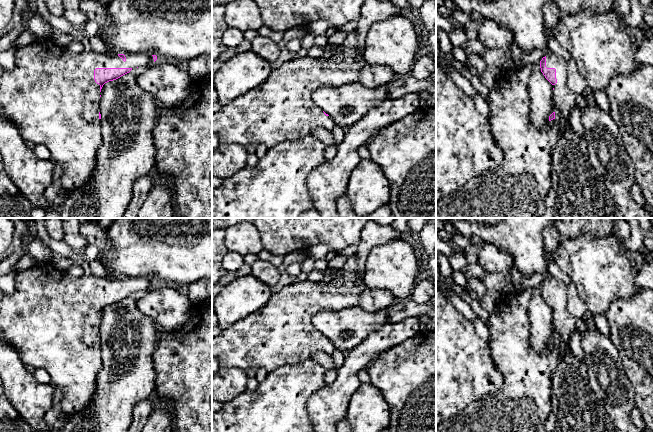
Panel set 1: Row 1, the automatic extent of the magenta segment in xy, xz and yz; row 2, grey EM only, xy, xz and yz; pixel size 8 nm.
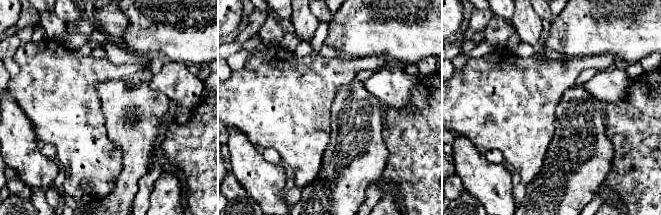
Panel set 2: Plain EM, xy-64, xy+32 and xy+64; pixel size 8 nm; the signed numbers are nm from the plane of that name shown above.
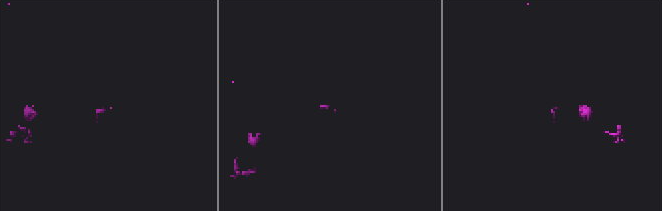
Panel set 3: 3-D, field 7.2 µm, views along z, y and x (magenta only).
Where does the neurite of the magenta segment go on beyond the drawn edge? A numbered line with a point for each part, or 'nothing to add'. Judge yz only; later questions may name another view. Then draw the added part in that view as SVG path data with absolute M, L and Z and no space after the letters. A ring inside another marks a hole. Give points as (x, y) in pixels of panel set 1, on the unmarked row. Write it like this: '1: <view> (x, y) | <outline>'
1: yz (522, 404) | M554 277L547 278L546 291L556 293L557 307L553 309L555 342L540 354L531 347L528 304L533 288L500 297L486 325L490 332L491 357L502 373L503 385L444 420L436 427L436 432L545 432L545 420L552 403L552 373L560 357L568 352L572 333L579 332L582 335L586 329L583 320L568 311L568 291L563 281Z

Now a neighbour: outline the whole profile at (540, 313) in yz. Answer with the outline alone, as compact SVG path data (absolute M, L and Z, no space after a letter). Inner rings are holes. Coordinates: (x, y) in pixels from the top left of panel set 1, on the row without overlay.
M540 286L533 287L528 304L530 319L530 344L534 352L540 354L554 336L553 309L541 296Z

